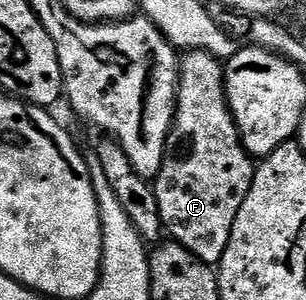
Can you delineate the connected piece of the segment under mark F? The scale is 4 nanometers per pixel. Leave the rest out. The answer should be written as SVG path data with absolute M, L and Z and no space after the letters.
M187 50L182 55L179 63L179 90L175 94L175 123L167 137L161 172L157 172L153 180L164 231L212 268L218 267L221 256L225 256L225 248L233 232L233 220L237 220L237 212L241 212L241 204L253 184L256 168L256 163L239 139L239 129L227 103L224 69L220 59L204 50Z

